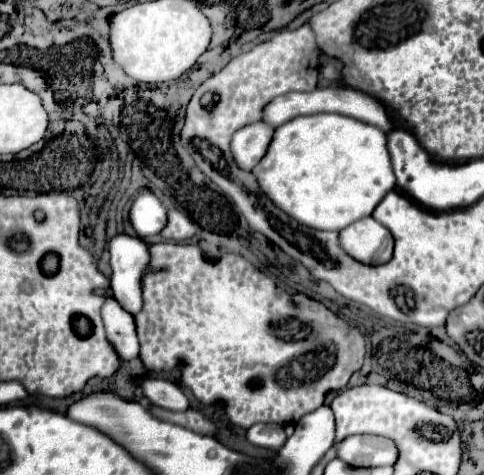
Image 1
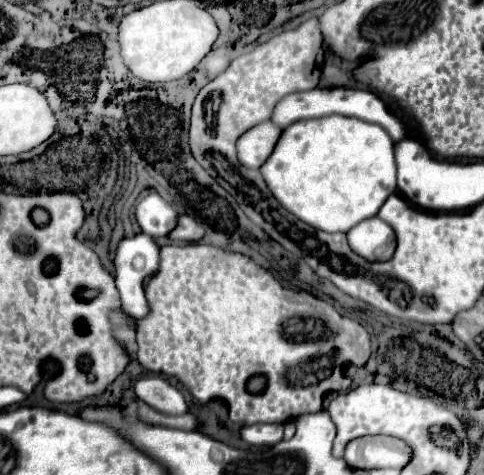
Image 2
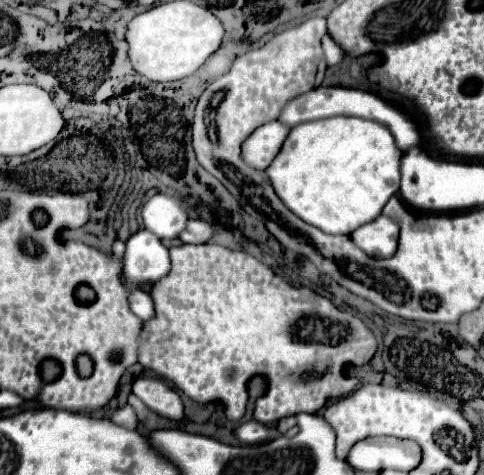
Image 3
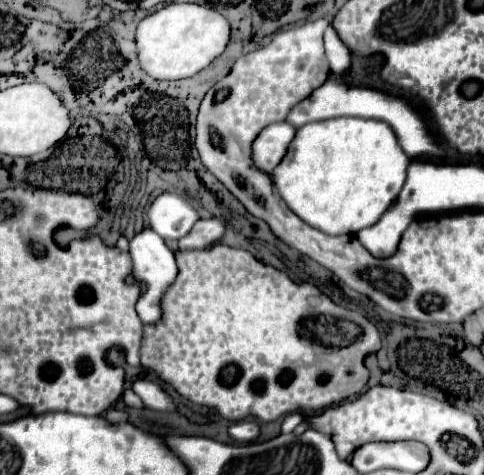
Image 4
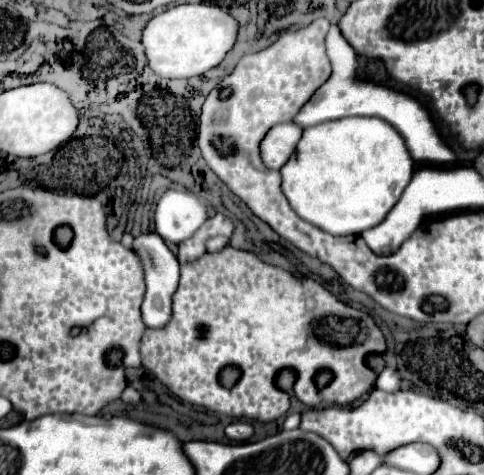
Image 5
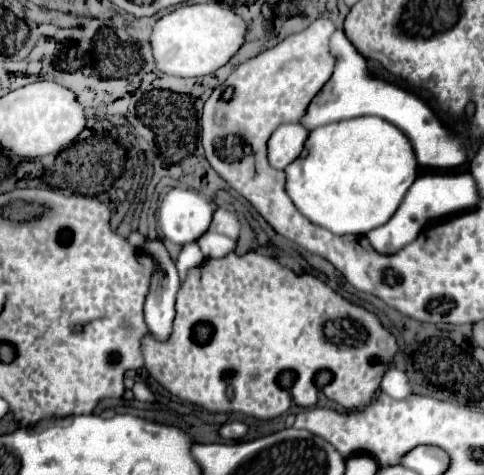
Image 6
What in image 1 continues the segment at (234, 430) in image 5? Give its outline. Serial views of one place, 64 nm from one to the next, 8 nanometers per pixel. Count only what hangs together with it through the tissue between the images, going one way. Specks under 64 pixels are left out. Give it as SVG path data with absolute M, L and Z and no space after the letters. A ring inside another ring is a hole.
M254 424L252 428L248 428L246 438L254 446L278 450L284 444L286 434L284 434L284 428L278 424Z

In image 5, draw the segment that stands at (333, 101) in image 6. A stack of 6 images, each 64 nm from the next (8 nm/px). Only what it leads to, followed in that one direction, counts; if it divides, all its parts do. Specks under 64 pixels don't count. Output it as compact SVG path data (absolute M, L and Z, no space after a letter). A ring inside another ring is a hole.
M332 26L325 39L327 55L332 65L330 78L314 92L314 96L304 104L304 108L298 112L294 122L300 128L310 128L320 122L330 122L346 116L376 116L392 124L404 138L412 158L416 162L424 164L452 164L456 160L456 154L444 144L442 136L438 134L438 128L428 114L428 110L412 96L392 90L382 84L364 82L358 78L358 54L352 50L352 46L346 42L338 26Z

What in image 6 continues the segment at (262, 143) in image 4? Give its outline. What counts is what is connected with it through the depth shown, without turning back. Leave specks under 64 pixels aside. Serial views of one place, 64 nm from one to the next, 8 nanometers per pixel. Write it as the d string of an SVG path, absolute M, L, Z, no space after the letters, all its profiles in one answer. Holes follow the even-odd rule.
M282 124L268 140L268 160L276 170L284 170L296 156L300 156L304 148L304 140L308 138L308 128L302 124Z

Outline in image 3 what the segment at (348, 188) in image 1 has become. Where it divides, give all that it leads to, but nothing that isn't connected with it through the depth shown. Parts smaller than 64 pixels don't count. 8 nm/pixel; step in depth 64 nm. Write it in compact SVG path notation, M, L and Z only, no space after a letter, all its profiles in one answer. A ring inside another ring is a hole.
M334 116L294 126L266 174L278 198L306 224L312 224L326 234L352 234L362 224L376 220L382 214L382 208L390 200L390 196L398 194L400 160L402 150L396 148L394 136L384 124L362 118Z

